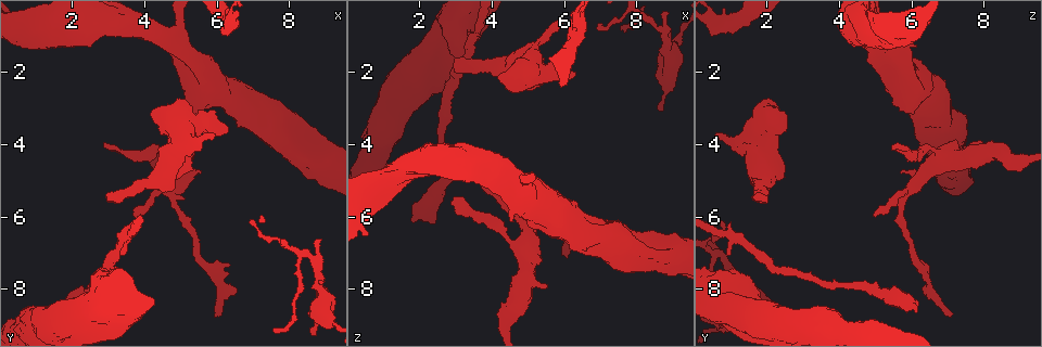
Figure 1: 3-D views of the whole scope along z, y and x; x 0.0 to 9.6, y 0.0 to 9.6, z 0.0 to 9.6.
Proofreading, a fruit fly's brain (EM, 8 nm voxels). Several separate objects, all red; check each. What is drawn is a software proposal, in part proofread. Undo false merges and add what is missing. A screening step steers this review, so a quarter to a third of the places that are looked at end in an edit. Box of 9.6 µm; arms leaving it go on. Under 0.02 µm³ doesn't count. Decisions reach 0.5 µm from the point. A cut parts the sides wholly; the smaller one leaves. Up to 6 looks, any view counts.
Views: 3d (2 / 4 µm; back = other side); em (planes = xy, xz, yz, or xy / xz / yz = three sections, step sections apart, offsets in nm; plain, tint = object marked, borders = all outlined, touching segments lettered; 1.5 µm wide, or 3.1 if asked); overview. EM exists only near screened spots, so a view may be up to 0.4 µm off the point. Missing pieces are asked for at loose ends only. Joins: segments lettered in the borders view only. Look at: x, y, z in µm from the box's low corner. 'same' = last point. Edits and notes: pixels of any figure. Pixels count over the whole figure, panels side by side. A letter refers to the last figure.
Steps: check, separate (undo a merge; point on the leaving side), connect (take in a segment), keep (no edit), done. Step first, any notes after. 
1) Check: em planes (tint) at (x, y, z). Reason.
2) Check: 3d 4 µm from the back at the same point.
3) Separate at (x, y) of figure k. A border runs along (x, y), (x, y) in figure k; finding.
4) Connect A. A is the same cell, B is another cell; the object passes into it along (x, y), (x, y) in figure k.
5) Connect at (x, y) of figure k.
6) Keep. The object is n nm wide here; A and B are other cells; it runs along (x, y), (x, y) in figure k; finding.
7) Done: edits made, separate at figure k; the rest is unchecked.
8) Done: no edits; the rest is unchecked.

Check: 3d 2 µm at (8.35, 7.00, 0.60). Three-way junction.

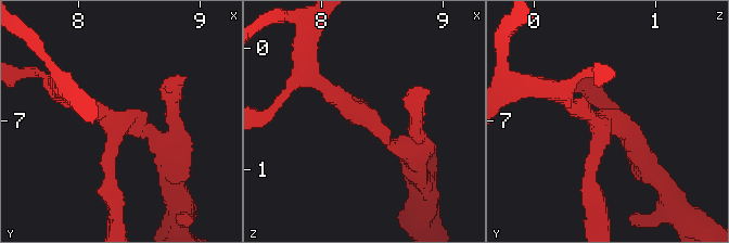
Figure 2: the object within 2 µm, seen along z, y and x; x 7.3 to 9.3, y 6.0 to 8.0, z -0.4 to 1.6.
Check: em xy step 8 (tint) at (8.36, 7.02, 0.62). Now the EM.

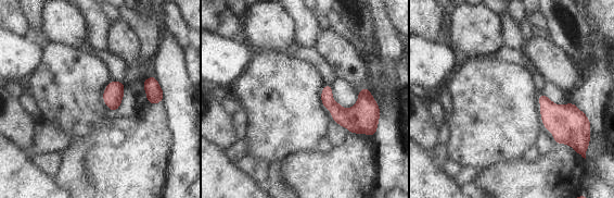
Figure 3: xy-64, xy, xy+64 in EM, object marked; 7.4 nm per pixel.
Check: em planes (borders) at the same point. Cut it another way.

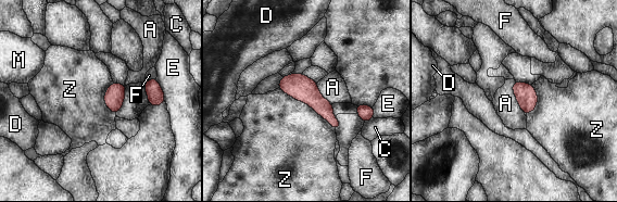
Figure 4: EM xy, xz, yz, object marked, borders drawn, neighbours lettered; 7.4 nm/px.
Keep. The object is 140 nm wide here; A, C, D, E, F, M and Z are other cells; a border runs along (278, 88), (307, 103), (335, 130) in figure 4; all the same cell.

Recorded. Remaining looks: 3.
Check: em planes (tint) at (5.30, 3.45, 2.05). Thick turns thin.

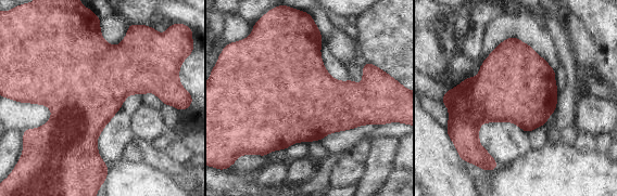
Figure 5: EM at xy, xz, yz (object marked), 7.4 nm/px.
Check: em planes (borders) at the same point.

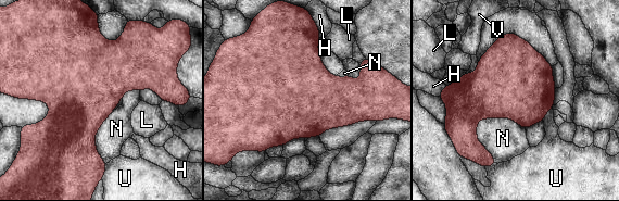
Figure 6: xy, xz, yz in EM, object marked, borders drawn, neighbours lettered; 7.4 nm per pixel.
Keep. H, L, N, U and V are other cells; a border runs along (525, 129), (481, 118), (476, 138) in figure 6; continuous, no second cell.

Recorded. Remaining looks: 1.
Check: em planes (borders) at (3.05, 7.80, 1.00).

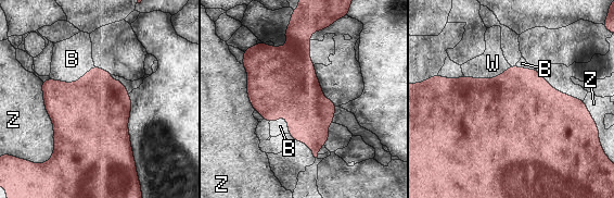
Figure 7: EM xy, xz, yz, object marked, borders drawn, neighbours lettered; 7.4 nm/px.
Keep. The object is 550 nm wide here; B, W and Z are other cells; a border runs along (94, 66), (75, 82), (51, 79) in figure 7; continuous, no second cell.

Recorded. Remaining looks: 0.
Done: no edits; the rest is unchecked.

